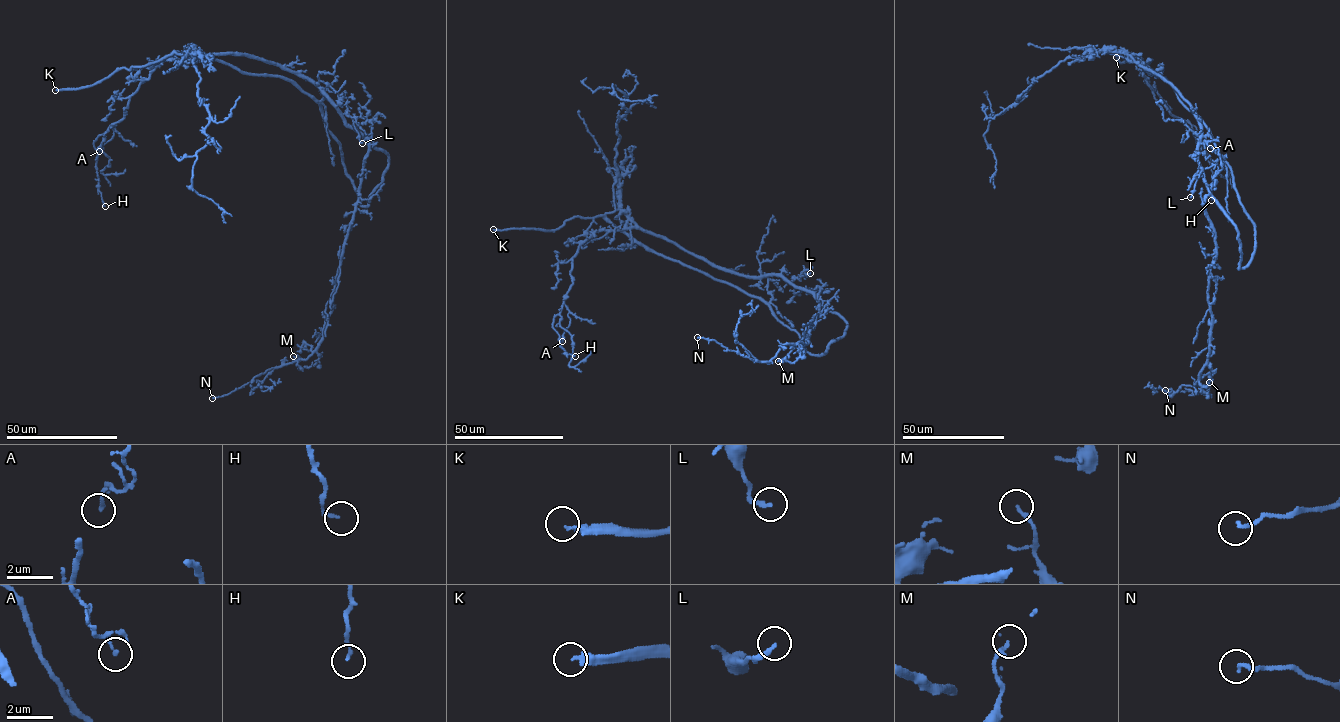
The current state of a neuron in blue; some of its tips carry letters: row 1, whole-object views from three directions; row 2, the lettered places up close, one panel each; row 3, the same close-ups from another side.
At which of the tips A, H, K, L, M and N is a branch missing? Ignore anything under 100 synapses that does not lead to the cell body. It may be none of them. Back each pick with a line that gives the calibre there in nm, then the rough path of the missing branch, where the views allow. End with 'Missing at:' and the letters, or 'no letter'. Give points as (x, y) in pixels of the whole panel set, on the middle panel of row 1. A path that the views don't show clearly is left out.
K: calibre 260 nm
Missing at: K

